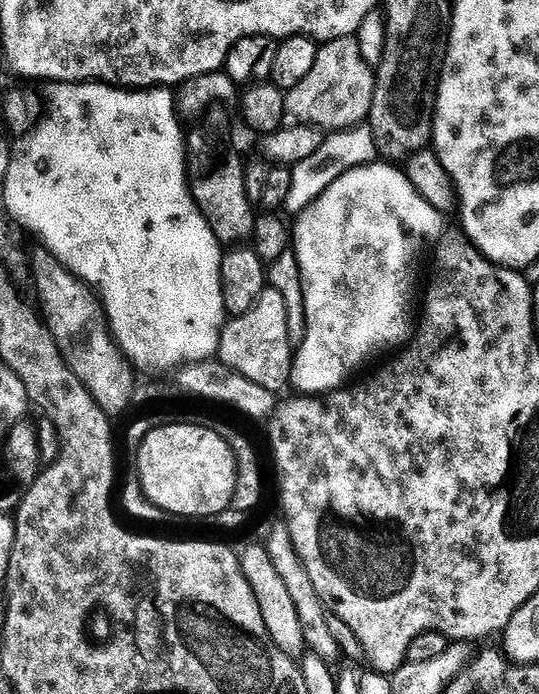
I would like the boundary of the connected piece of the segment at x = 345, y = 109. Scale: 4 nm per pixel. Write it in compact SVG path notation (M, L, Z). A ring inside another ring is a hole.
M355 39L334 40L321 47L312 71L306 74L304 80L295 81L293 92L288 97L288 110L291 119L301 120L304 124L313 124L316 128L326 130L352 130L355 124L360 124L372 115L372 103L376 97L378 76L372 73L373 65L364 59L360 53L360 45Z

